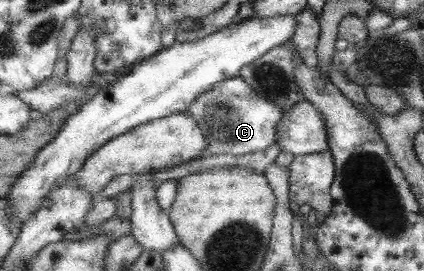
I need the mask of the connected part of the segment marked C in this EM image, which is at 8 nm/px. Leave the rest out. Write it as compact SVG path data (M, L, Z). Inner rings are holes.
M241 76L217 83L187 109L204 131L210 144L206 155L242 155L265 152L277 141L278 126L284 109L258 95Z

